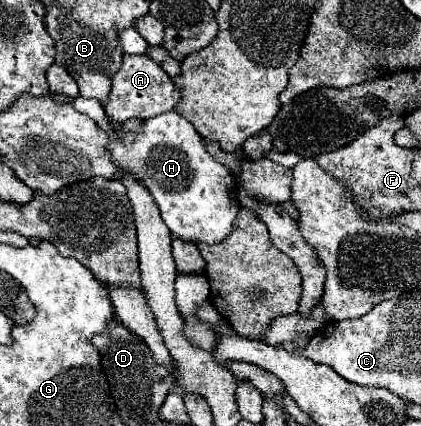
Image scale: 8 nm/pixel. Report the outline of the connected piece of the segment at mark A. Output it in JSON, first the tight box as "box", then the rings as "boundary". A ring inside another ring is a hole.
{"box":[102,55,180,123],"boundary":[[[124,55],[122,67],[112,77],[110,97],[102,107],[110,121],[124,123],[128,119],[146,121],[160,113],[172,111],[176,101],[180,101],[180,91],[156,61],[152,61],[148,55]]]}

